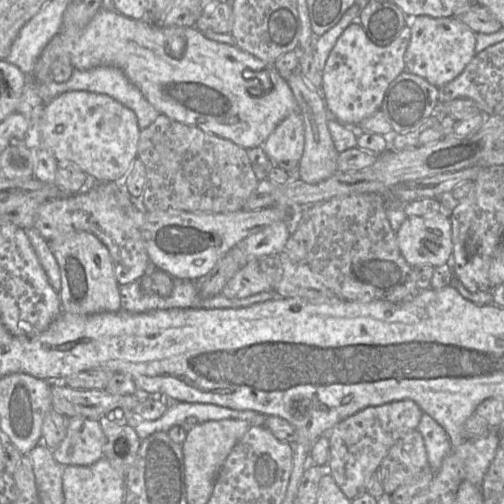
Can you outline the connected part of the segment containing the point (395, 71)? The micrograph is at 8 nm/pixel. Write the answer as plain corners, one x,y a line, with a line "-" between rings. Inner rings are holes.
410,19
397,38
386,46
378,46
373,43
358,21
351,23
340,35
322,72
323,98
325,98
327,109
337,121
346,126
357,127
361,121
381,108
388,86
405,70
404,54
411,34
409,24

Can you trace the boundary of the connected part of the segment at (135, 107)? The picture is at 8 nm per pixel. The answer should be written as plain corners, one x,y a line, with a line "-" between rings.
100,66
89,70
73,69
71,77
63,83
57,83
49,79
36,84
37,89
45,101
49,101
69,91
89,91
108,95
124,106
134,111
140,130
148,127
160,115
160,112
145,98
142,92
133,85
124,73
113,66

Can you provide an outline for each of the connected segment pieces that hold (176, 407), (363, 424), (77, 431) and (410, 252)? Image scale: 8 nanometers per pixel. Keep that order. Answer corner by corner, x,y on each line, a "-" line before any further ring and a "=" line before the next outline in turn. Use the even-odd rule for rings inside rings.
172,401
166,413
157,420
145,420
131,412
128,424
138,433
141,440
155,432
168,432
173,426
183,427
189,432
196,425
206,421
222,419
239,419
247,421
251,426
263,426
266,415
252,410
234,410
210,403
192,403
=
412,400
393,401
367,407
330,430
328,465
331,476
348,499
354,500
367,492
373,475
391,447
408,432
417,430
422,415
423,411
=
75,416
68,418
66,437
52,451
62,466
89,466
104,457
106,442
99,420
=
443,210
433,216
408,216
396,239
411,267
430,264
436,268
452,259
452,226

